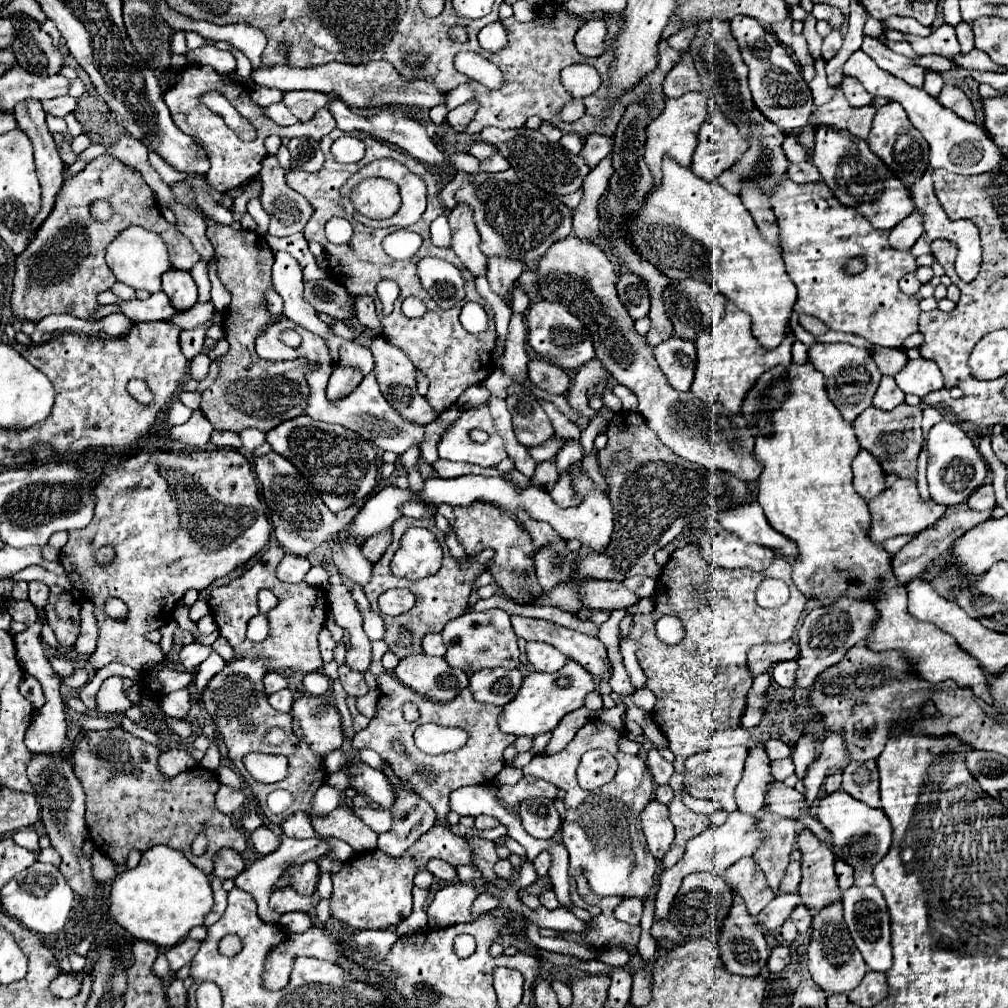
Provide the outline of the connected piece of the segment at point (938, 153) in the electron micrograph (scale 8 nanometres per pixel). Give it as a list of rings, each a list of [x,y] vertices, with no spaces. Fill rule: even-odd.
[[[854,51],[850,55],[850,59],[844,63],[844,75],[856,77],[870,95],[884,97],[888,101],[896,101],[904,107],[912,125],[924,135],[924,139],[930,145],[930,167],[932,169],[944,167],[944,169],[948,169],[952,173],[960,173],[960,175],[978,175],[978,173],[1000,171],[1000,163],[1006,155],[994,145],[994,141],[990,141],[990,137],[984,133],[982,127],[978,127],[976,123],[958,119],[954,111],[940,105],[938,99],[930,97],[924,89],[908,85],[906,81],[886,73],[864,51]]]

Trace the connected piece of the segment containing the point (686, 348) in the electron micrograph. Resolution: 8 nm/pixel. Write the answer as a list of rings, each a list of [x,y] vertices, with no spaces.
[[[670,337],[654,347],[654,355],[668,383],[676,391],[690,391],[696,369],[696,345],[680,337]]]

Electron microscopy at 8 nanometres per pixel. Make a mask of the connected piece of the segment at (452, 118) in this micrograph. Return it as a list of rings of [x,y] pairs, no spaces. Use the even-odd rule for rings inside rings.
[[[470,99],[470,101],[466,101],[464,105],[460,105],[460,107],[452,109],[452,111],[448,111],[446,121],[450,123],[450,127],[452,127],[454,131],[464,131],[462,125],[468,125],[468,123],[472,121],[472,117],[474,117],[476,111],[478,111],[478,107],[480,107],[478,101]]]

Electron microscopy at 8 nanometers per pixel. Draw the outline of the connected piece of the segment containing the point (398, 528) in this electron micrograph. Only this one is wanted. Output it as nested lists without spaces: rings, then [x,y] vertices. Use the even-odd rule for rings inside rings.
[[[404,517],[404,519],[396,521],[394,527],[392,527],[392,543],[390,543],[390,547],[386,549],[386,553],[382,555],[382,559],[374,563],[374,591],[372,591],[374,597],[368,597],[372,609],[378,613],[378,611],[380,611],[380,609],[378,609],[378,597],[380,597],[384,591],[392,589],[392,587],[406,587],[406,589],[410,589],[410,591],[416,595],[416,605],[412,607],[412,611],[402,613],[400,617],[388,617],[388,615],[382,617],[382,619],[384,619],[384,625],[386,625],[384,641],[390,645],[390,651],[394,651],[400,659],[406,657],[406,655],[420,653],[420,651],[422,651],[420,639],[422,639],[426,633],[440,633],[440,629],[442,629],[450,619],[454,619],[454,617],[458,617],[458,615],[464,613],[464,607],[468,605],[468,597],[470,597],[470,591],[472,591],[470,585],[488,569],[490,559],[492,559],[492,551],[486,549],[486,551],[482,551],[482,553],[478,553],[478,555],[468,555],[464,561],[458,561],[458,559],[454,559],[454,557],[450,555],[450,551],[446,549],[446,545],[442,545],[442,549],[444,549],[444,561],[442,561],[442,567],[440,567],[440,571],[438,571],[436,575],[426,577],[426,579],[418,579],[418,581],[408,581],[408,579],[394,577],[392,571],[390,571],[392,553],[394,553],[394,551],[398,549],[398,545],[400,545],[402,533],[404,533],[406,529],[410,529],[410,527],[426,527],[426,529],[430,529],[430,531],[438,531],[432,519],[420,521],[420,519]],[[406,629],[412,633],[412,645],[402,647],[398,639],[400,639],[400,633],[406,631]]]

